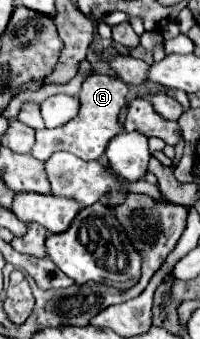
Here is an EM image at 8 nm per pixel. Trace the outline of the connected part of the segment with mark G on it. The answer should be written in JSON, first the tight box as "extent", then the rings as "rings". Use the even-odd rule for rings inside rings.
{"extent":[31,73,127,161],"rings":[[[95,73],[83,81],[77,97],[81,101],[77,117],[73,117],[69,123],[65,123],[61,127],[37,131],[37,141],[35,141],[33,151],[31,151],[33,157],[45,161],[55,151],[69,151],[69,153],[77,155],[79,159],[91,161],[91,159],[99,159],[105,153],[107,143],[121,131],[119,111],[127,103],[127,85],[117,77]]]}

